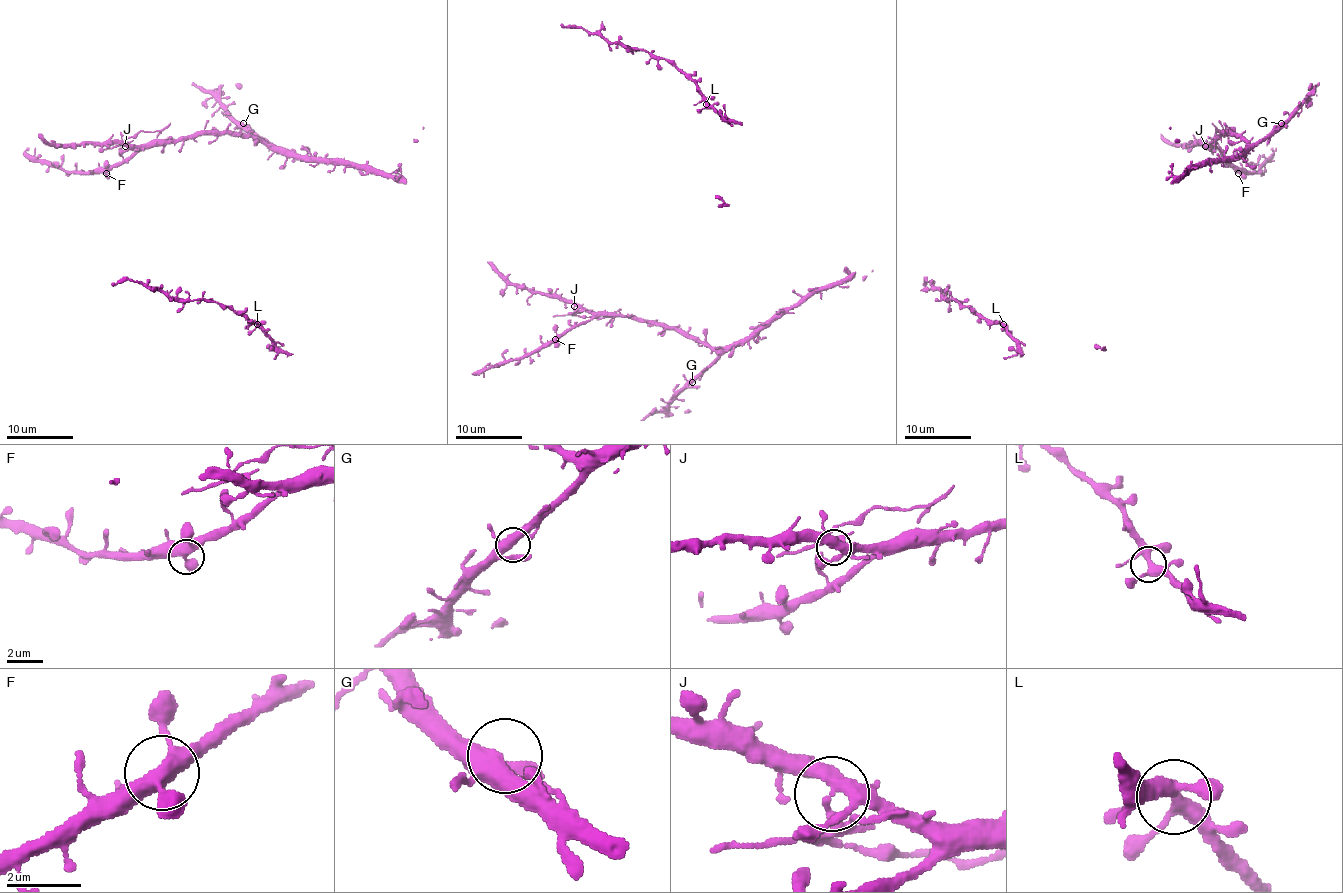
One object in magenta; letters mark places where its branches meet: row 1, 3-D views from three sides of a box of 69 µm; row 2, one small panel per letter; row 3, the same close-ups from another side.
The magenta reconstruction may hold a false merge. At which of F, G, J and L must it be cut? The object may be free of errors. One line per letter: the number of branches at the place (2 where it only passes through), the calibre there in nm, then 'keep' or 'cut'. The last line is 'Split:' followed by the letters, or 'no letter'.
F: branches 4; calibre 400 nm; keep
G: branches 4; calibre 380 nm; keep
J: branches 5; calibre 360 nm; cut
L: branches 5; calibre 320 nm; keep
Split: J

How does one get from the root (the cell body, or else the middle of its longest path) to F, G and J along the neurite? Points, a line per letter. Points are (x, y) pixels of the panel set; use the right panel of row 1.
F: (1167, 178), (1177, 178), (1205, 163), (1228, 161), (1246, 146), (1240, 136), (1223, 133), (1215, 145), (1238, 173)
G: (1167, 178), (1177, 178), (1195, 166), (1228, 161), (1250, 151), (1281, 123)
J: (1167, 178), (1177, 178), (1205, 163), (1228, 161), (1246, 143), (1240, 136), (1223, 133), (1211, 145), (1205, 146)

